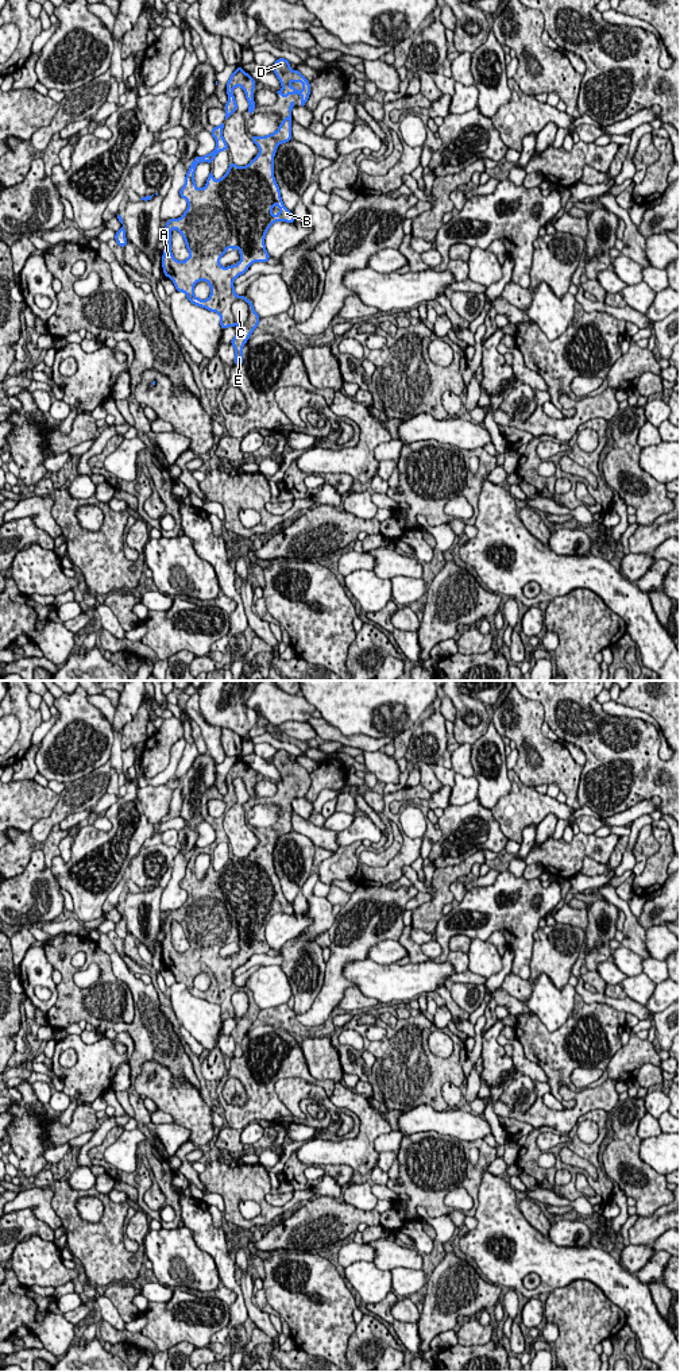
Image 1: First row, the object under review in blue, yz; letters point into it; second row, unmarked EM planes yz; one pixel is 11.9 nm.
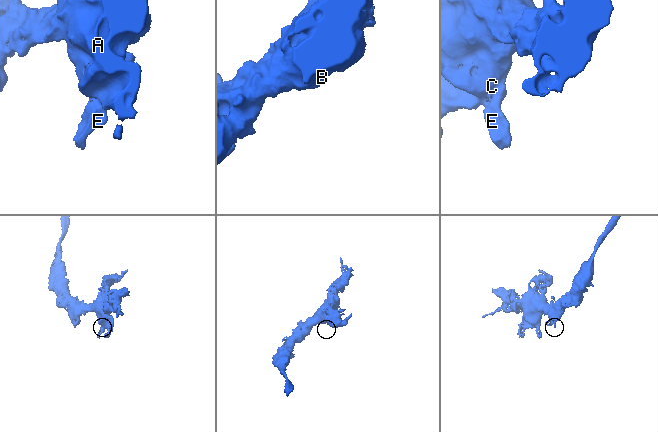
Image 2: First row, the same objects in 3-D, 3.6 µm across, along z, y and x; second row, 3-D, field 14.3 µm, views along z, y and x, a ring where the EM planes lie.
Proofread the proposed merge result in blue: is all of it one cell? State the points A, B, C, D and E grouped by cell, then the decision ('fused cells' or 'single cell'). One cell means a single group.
groups A B D E / C; fused cells

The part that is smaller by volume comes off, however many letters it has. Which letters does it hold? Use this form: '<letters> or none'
C

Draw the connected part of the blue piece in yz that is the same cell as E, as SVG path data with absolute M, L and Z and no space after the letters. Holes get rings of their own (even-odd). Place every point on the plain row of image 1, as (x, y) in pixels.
M290 791L289 808L282 810L278 821L266 828L251 826L252 833L259 839L258 847L251 851L247 858L236 858L229 855L227 864L215 871L210 863L206 875L202 880L196 878L194 864L196 858L200 853L212 855L215 848L220 843L228 841L228 836L223 828L224 814L213 818L212 828L216 832L216 840L204 847L196 848L192 853L186 868L185 876L179 882L179 887L188 893L188 901L178 910L170 910L162 924L165 930L165 941L162 947L162 959L165 968L169 968L177 983L183 983L188 991L201 999L220 1006L221 1021L235 1018L235 1009L232 1005L232 995L236 991L244 991L248 994L248 1010L244 1015L237 1018L235 1029L231 1036L235 1040L235 1056L243 1056L243 1037L250 1030L251 1025L259 1015L259 1006L255 1003L252 993L246 987L237 987L235 984L233 972L244 966L248 959L255 953L268 953L270 945L266 941L264 930L268 920L275 913L294 914L293 905L285 898L279 878L274 868L274 848L279 836L291 832L291 801L295 798L294 791ZM175 920L183 929L189 949L185 952L177 952L171 944L171 921ZM227 940L232 943L239 941L240 952L236 956L223 959L220 949L227 945ZM200 972L206 972L210 979L210 987L206 991L197 990L194 987L194 976Z

